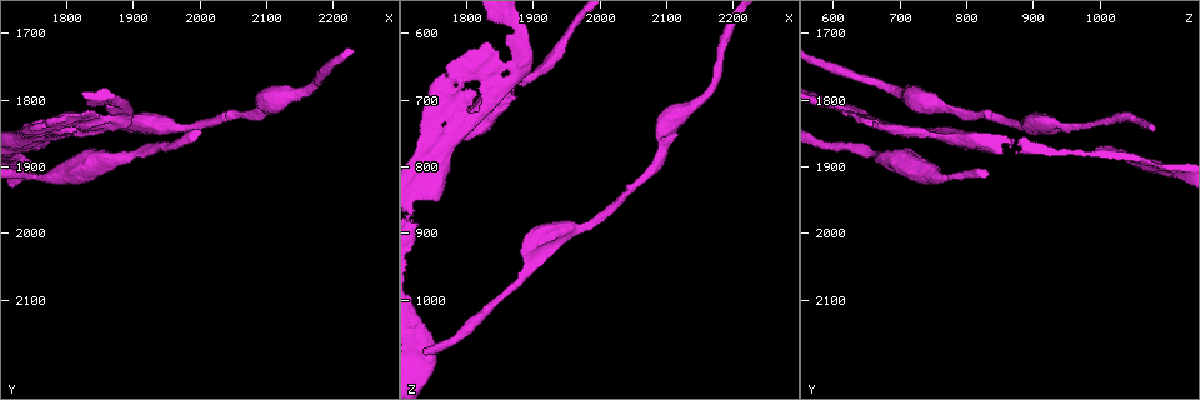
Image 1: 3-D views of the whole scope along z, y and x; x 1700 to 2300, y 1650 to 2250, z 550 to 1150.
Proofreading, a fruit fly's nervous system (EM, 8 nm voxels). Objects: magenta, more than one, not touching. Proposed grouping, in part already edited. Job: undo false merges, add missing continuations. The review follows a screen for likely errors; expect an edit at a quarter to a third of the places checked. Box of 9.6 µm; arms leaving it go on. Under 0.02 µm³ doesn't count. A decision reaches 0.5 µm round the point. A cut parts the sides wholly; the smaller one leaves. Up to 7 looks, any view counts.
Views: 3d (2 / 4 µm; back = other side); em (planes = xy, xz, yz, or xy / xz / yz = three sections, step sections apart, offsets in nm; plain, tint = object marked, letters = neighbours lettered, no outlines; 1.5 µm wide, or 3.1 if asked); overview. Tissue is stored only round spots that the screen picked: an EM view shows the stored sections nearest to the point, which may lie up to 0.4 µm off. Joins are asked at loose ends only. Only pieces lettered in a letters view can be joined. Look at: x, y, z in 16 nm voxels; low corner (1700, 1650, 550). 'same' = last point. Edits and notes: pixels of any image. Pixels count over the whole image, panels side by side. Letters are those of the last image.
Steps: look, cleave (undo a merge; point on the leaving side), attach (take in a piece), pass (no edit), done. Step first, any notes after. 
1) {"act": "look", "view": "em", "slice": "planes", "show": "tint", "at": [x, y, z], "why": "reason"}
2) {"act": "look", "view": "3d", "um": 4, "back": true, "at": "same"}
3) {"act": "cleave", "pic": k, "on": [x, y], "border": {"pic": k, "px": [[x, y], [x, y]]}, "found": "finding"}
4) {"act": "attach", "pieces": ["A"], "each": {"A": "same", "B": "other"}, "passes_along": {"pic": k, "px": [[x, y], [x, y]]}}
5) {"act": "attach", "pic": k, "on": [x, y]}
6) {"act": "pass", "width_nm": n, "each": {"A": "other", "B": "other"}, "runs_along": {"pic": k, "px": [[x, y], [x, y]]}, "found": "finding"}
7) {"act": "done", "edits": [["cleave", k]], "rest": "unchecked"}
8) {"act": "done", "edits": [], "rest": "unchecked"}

{"act": "look", "view": "em", "slice": "planes", "show": "plain", "at": [1740, 1845, 1080], "why": "end of a long branch"}

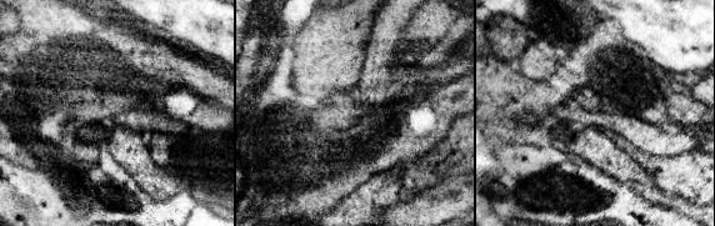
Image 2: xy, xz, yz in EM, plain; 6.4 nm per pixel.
{"act": "look", "view": "em", "slice": "planes", "show": "letters", "at": "same"}

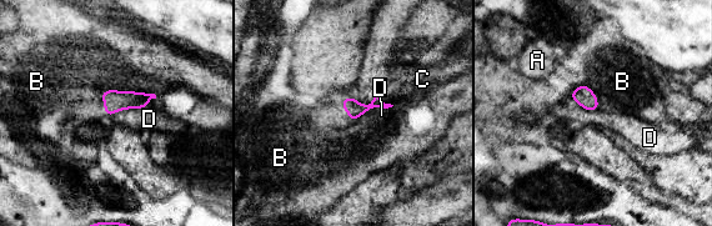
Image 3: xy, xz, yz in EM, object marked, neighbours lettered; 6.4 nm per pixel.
{"act": "pass", "each": {"A": "other", "B": "other", "C": "other", "D": "other"}, "found": "none of them fits"}

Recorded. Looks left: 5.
{"act": "look", "view": "3d", "um": 4, "at": [1835, 1830, 660], "why": "closes a loop"}

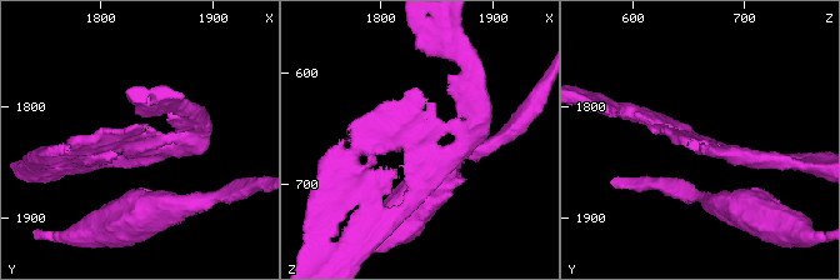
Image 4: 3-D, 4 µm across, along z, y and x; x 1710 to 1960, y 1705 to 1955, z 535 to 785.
{"act": "look", "view": "em", "slice": "planes", "show": "letters", "at": [1830, 1832, 660]}

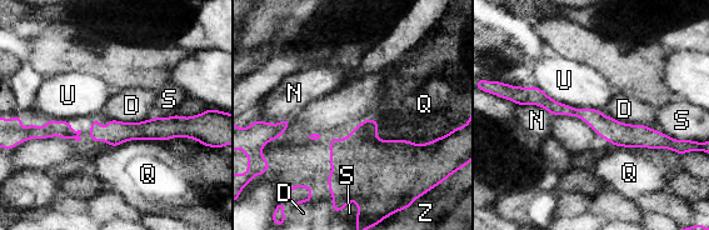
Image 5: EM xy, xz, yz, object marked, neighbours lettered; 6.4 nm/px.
{"act": "pass", "longest_contact_nm": ["Q", 380], "each": {"D": "other", "N": "other", "Q": "other", "S": "other", "U": "other", "Z": "other"}, "border": {"pic": 5, "px": [[539, 86], [555, 100], [573, 108]]}, "found": "one cell here"}

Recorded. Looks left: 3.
{"act": "look", "view": "em", "slice": "planes", "show": "letters", "at": [2135, 1785, 705], "why": "thick turns thin"}

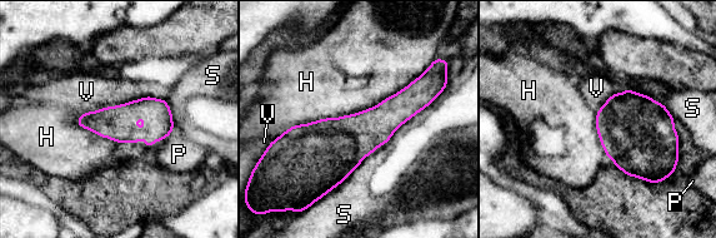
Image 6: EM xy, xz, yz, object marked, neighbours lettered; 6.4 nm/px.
{"act": "pass", "width_nm": 260, "longest_contact_nm": ["H", 950], "each": {"H": "other", "P": "other", "S": "other", "V": "other"}, "found": "continuous, no second cell"}

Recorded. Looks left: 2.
{"act": "done", "edits": [], "rest": "unchecked"}

